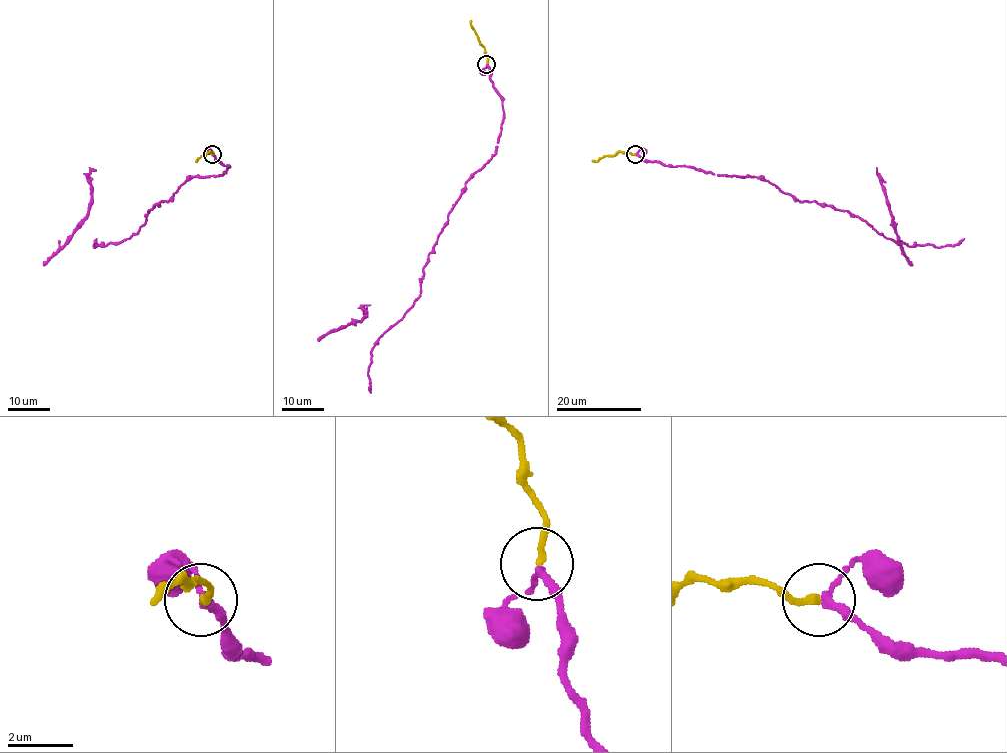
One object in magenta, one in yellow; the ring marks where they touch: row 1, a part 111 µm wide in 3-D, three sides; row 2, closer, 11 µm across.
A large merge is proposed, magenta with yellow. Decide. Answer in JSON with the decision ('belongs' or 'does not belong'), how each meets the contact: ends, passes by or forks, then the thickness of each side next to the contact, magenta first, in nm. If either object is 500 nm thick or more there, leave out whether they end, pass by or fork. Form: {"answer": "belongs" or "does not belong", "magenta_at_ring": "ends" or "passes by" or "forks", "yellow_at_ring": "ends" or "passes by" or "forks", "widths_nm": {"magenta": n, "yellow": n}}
{"answer": "belongs", "magenta_at_ring": "passes by", "yellow_at_ring": "ends", "widths_nm": {"magenta": 200, "yellow": 220}}

